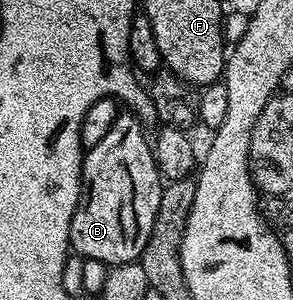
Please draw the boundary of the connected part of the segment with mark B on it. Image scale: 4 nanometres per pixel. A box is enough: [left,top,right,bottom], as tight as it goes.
[68,111,162,267]

